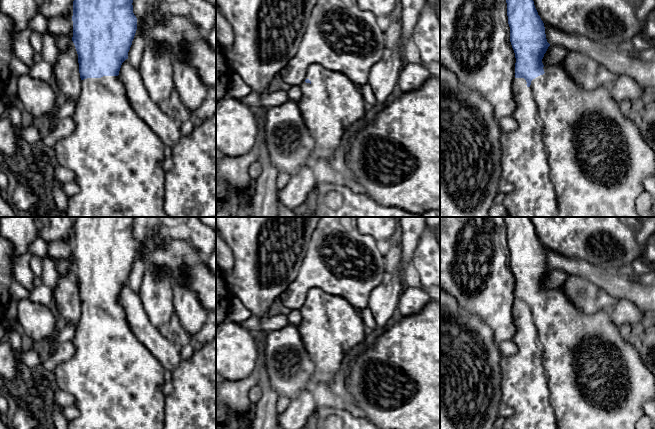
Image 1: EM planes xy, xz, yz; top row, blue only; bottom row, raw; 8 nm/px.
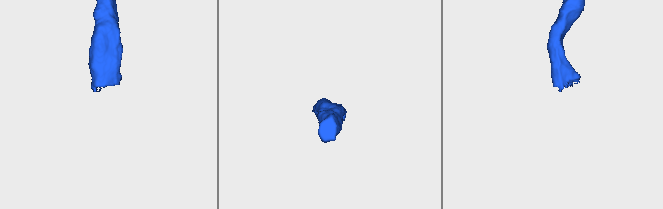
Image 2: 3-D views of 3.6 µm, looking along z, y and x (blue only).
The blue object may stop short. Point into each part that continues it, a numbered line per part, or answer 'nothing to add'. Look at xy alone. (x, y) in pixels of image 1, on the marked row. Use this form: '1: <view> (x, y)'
1: xy (117, 159)

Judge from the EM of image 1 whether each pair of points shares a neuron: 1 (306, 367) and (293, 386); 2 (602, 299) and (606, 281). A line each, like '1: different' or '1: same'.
1: same
2: different

